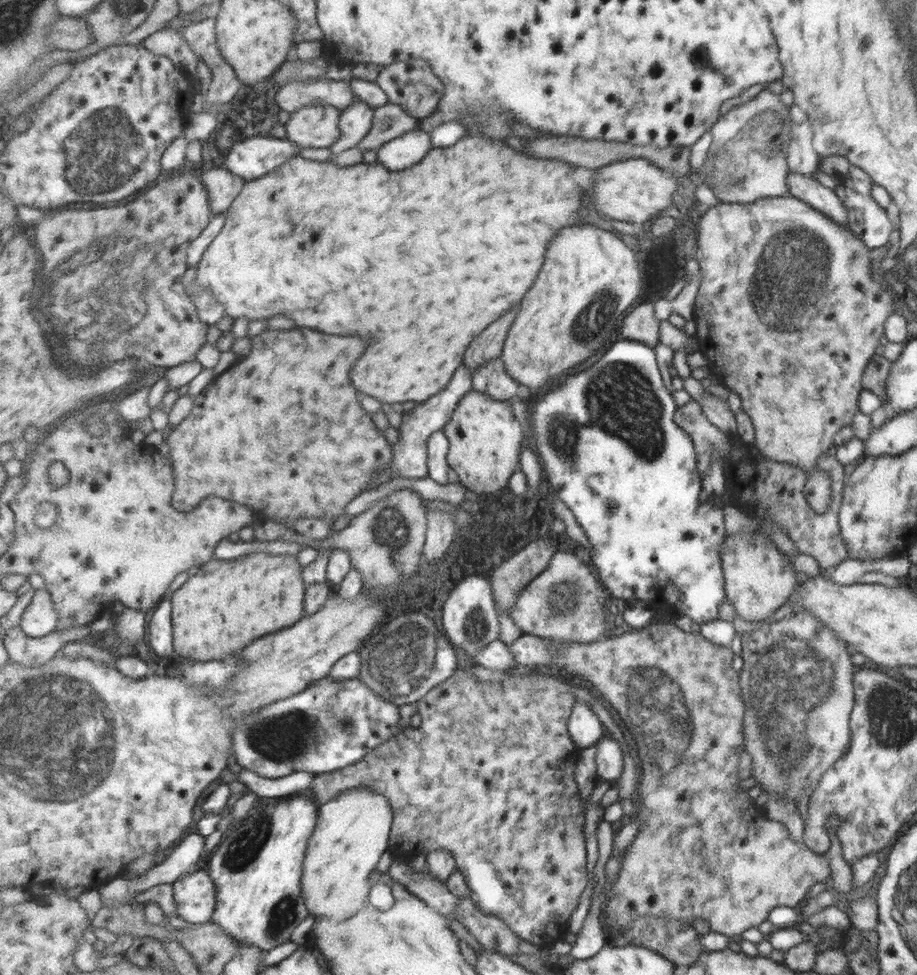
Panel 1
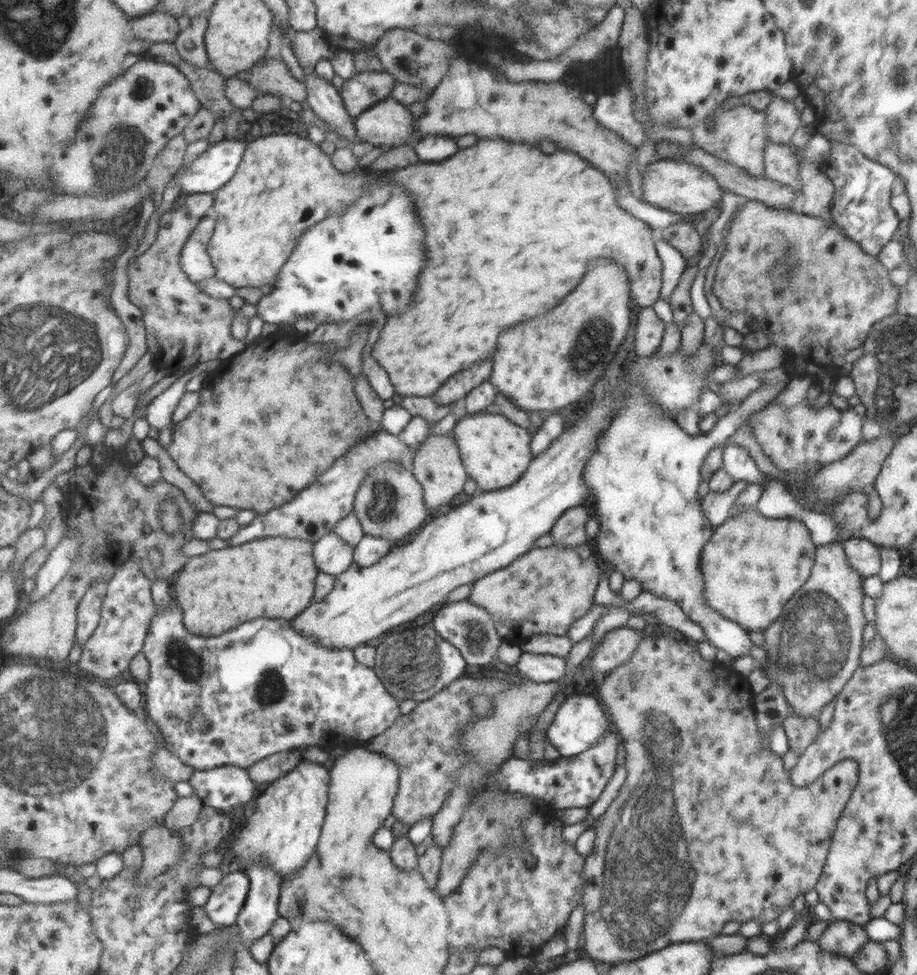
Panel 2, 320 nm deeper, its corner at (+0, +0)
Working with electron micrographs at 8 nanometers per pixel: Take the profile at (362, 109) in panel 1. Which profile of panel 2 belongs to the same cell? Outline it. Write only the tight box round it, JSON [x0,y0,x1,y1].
[355,98,423,148]

